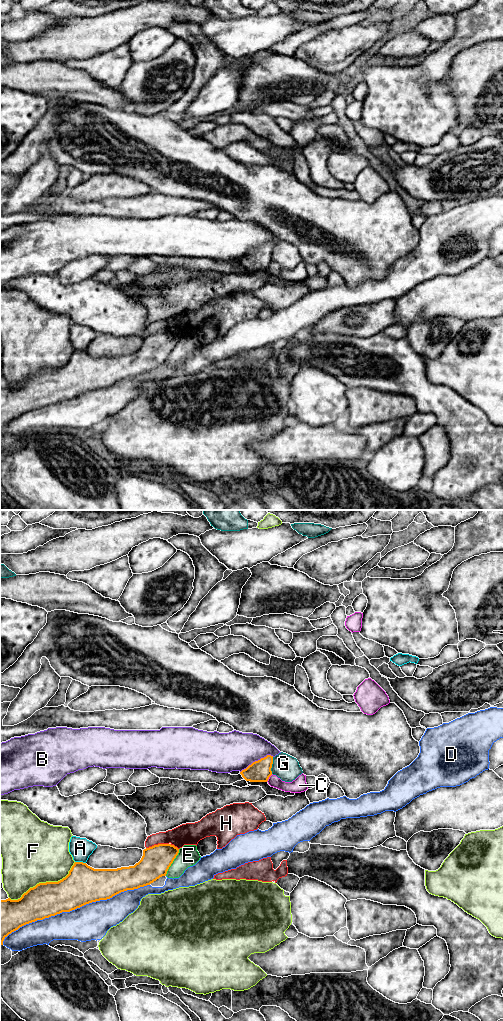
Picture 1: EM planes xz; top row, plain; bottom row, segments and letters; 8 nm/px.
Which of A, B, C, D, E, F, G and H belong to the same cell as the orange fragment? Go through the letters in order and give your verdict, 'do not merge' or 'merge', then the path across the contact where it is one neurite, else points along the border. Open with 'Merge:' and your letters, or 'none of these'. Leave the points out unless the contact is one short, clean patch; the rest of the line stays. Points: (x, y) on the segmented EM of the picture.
Merge: none of these
A: do not merge | along xz (75, 861), (85, 863)
B: do not merge | along xz (273, 756), (266, 755), (261, 757), (240, 772)
C: do not merge | along xz (272, 774), (266, 781)
D: do not merge
E: do not merge
F: do not merge
G: do not merge
H: do not merge

